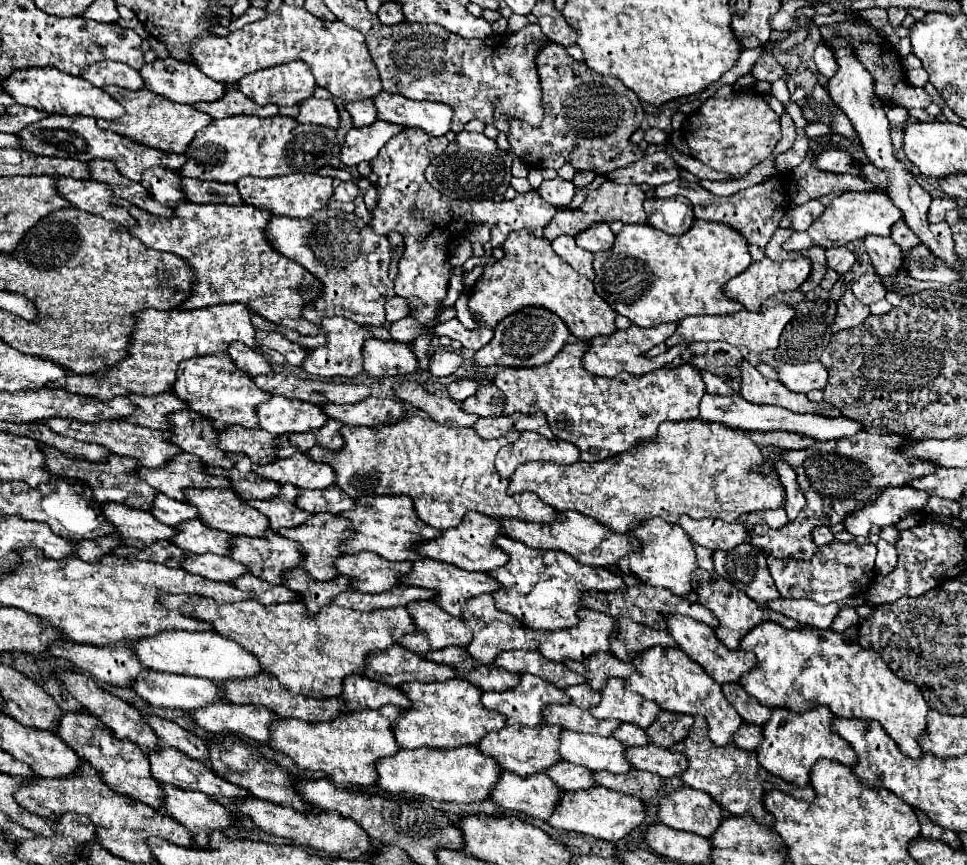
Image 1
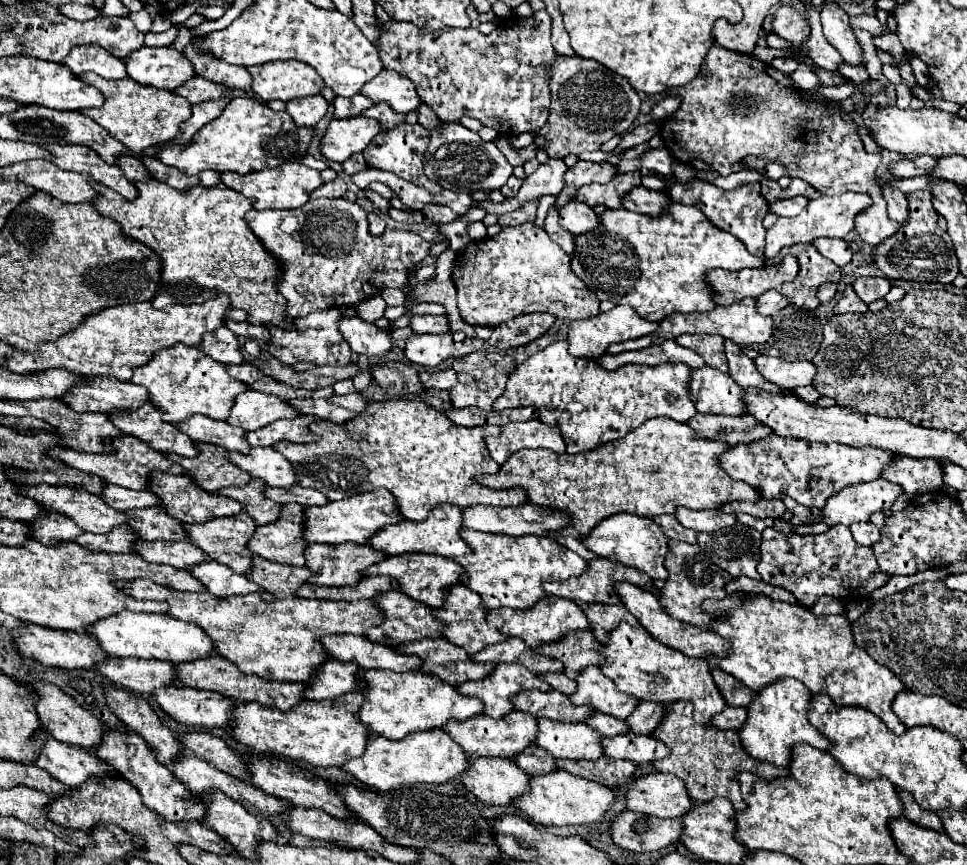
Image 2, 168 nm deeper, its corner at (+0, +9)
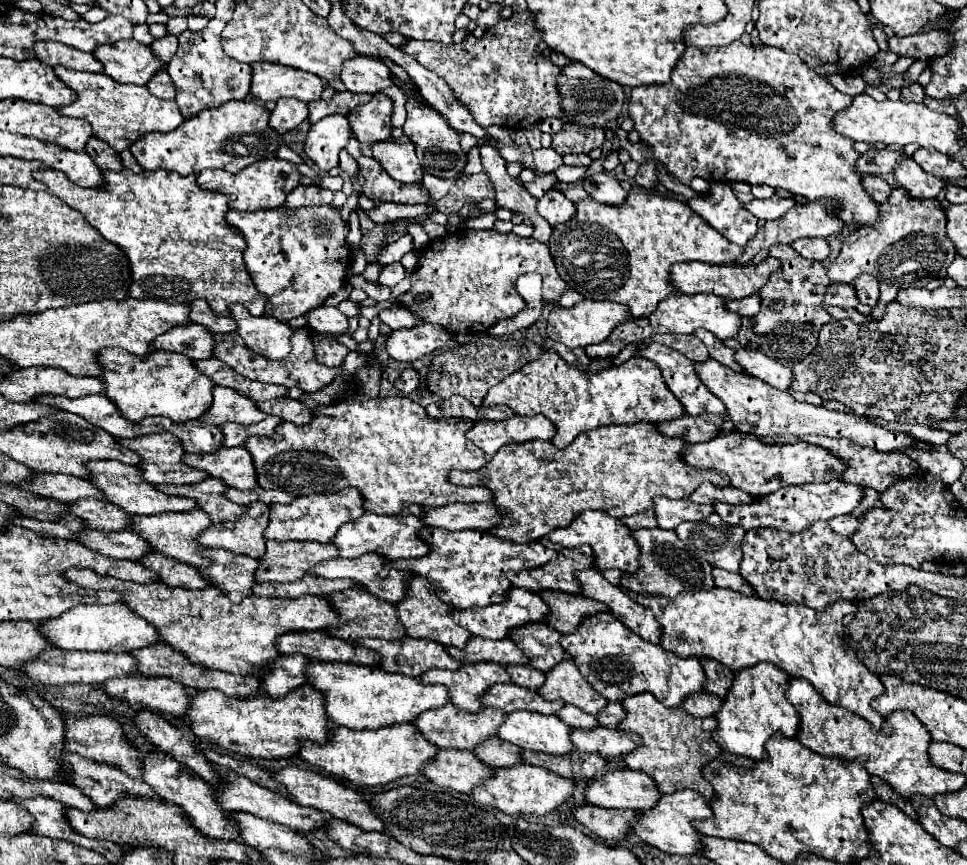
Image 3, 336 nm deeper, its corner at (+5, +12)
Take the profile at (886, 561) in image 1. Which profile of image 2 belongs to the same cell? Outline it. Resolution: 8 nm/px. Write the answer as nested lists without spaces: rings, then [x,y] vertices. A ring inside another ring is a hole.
[[[854,523],[850,525],[852,537],[860,543],[860,545],[876,545],[880,541],[880,529],[874,523]]]

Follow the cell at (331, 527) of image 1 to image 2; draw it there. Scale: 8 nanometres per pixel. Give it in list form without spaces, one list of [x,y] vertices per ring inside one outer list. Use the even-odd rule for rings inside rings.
[[[284,505],[278,521],[262,525],[254,531],[250,551],[282,565],[304,567],[304,551],[308,547],[308,541],[304,539],[304,519],[304,505]]]

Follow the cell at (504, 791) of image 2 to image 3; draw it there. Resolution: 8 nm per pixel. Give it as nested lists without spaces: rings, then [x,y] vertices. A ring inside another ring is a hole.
[[[439,750],[421,770],[429,782],[463,794],[469,794],[477,782],[483,782],[493,772],[493,768],[487,768],[475,754],[465,750]]]

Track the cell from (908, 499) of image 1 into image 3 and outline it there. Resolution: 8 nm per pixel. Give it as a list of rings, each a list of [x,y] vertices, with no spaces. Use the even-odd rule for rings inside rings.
[[[841,480],[833,482],[821,482],[821,484],[805,484],[805,486],[785,486],[779,488],[773,494],[767,494],[763,498],[755,498],[749,504],[721,504],[713,502],[713,510],[721,516],[721,520],[729,526],[741,526],[743,530],[751,528],[775,528],[775,530],[787,530],[787,532],[801,532],[809,528],[817,520],[829,520],[841,514],[849,514],[855,510],[863,496],[861,486],[849,486]]]

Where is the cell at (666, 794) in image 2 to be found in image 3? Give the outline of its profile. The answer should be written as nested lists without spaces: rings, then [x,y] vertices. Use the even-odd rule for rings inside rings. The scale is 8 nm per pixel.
[[[619,768],[601,774],[587,782],[585,800],[593,806],[603,808],[623,808],[623,810],[643,810],[655,806],[661,798],[655,790],[653,780],[647,774]]]

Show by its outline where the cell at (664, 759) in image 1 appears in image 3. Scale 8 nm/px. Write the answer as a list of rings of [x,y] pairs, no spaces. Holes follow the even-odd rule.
[[[591,728],[591,730],[573,730],[571,744],[577,752],[591,752],[603,758],[617,758],[635,750],[641,744],[641,738],[633,732],[621,732],[611,728]]]

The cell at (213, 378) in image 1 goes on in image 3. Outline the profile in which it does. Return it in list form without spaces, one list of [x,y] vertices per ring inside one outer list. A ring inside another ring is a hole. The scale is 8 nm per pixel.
[[[103,348],[97,352],[97,360],[103,368],[99,376],[105,384],[103,394],[129,422],[139,422],[147,416],[167,416],[173,422],[197,420],[213,400],[211,392],[215,384],[199,370],[193,370],[193,362],[189,362],[189,358],[181,358],[181,354],[151,352],[145,358],[139,358],[125,354],[125,350]]]

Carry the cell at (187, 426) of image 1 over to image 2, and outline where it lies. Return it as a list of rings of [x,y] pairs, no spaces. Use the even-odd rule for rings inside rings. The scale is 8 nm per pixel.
[[[144,403],[134,413],[110,413],[114,425],[124,433],[154,445],[154,449],[162,449],[168,453],[184,455],[184,457],[198,457],[196,441],[184,435],[174,423],[162,419],[162,411],[156,409],[152,403]]]

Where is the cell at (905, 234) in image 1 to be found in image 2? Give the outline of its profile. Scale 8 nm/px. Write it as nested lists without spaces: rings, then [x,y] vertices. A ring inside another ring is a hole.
[[[884,187],[882,193],[884,193],[884,199],[888,203],[890,219],[904,225],[904,221],[908,221],[908,199],[906,199],[906,195],[898,189],[892,189],[892,187]]]

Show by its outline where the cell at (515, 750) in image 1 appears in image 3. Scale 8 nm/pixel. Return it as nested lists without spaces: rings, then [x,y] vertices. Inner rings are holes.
[[[445,704],[441,708],[435,710],[427,710],[423,714],[419,714],[413,724],[415,728],[425,736],[425,740],[433,742],[437,748],[457,748],[457,750],[473,750],[479,742],[483,742],[485,738],[495,736],[497,726],[501,724],[501,718],[505,716],[505,712],[499,712],[495,708],[481,708],[479,712],[465,712],[465,710],[457,710],[457,706],[453,704]]]

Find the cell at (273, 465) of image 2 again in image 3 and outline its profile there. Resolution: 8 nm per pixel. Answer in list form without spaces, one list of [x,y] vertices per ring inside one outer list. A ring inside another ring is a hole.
[[[223,446],[213,454],[185,454],[183,464],[223,480],[223,484],[229,488],[251,490],[257,486],[255,466],[249,458],[249,452],[243,446],[239,448]]]

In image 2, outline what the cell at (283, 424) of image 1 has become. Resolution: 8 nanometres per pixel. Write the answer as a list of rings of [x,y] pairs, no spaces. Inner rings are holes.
[[[248,389],[246,393],[238,395],[234,403],[234,411],[230,411],[230,425],[238,425],[246,431],[256,431],[266,427],[276,419],[296,419],[300,411],[294,409],[288,401],[272,395]]]

